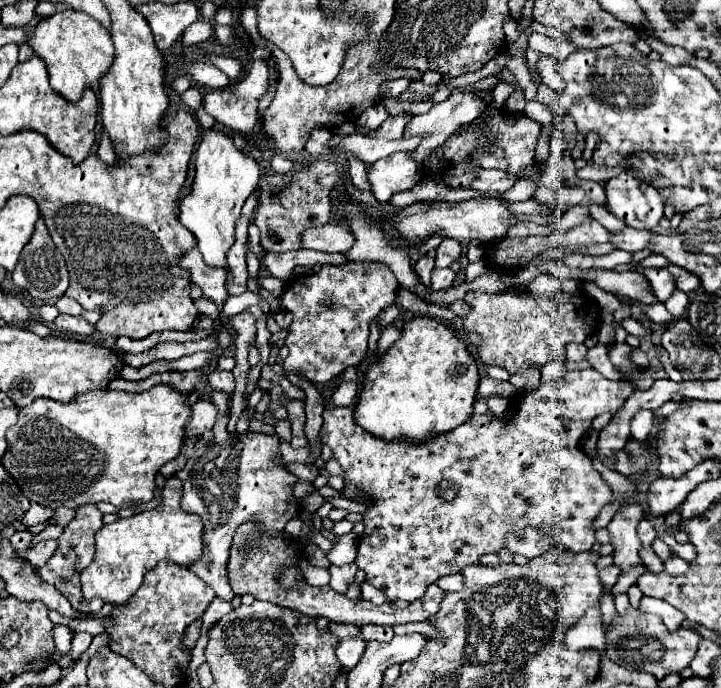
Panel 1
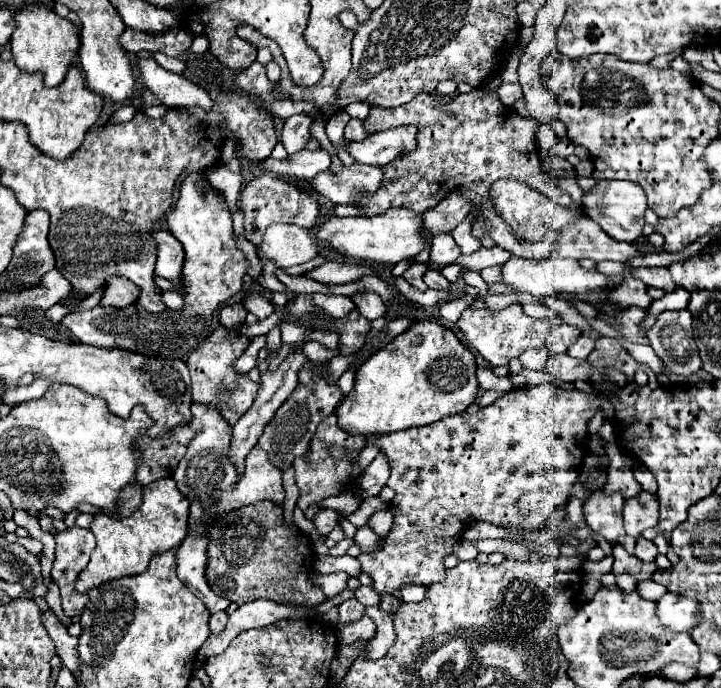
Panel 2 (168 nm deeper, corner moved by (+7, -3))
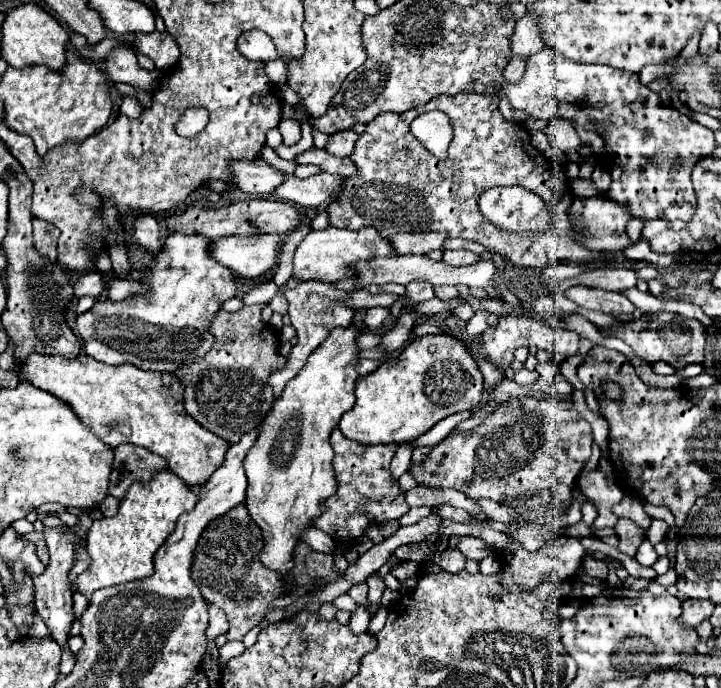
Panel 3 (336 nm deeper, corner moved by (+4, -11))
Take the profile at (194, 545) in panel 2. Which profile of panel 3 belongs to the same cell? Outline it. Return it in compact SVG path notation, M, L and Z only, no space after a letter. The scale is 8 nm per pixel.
M208 607L210 613L210 621L208 621L208 639L214 641L220 633L228 631L228 619L224 615L224 611L220 611L218 607Z

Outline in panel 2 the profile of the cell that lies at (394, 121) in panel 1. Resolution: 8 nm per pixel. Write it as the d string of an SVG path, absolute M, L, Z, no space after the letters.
M349 119L347 127L345 127L345 139L347 141L361 141L365 139L367 133L365 133L365 127L363 127L363 121L359 119Z

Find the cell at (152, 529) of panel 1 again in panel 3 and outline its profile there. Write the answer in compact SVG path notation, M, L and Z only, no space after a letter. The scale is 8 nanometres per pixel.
M172 471L158 473L148 485L134 483L128 489L126 497L120 501L118 515L94 521L88 531L86 545L92 557L92 565L88 567L88 571L84 571L84 575L80 575L80 579L76 579L80 593L86 599L90 599L90 595L96 589L150 577L152 557L156 549L174 531L176 519L182 513L192 511L196 503L198 495L192 489L188 489L186 483Z

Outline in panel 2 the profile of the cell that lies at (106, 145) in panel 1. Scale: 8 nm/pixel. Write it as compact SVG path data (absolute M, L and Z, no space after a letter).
M123 105L123 107L115 113L115 117L111 117L109 121L111 121L111 123L123 123L123 121L131 121L133 115L135 115L135 107L133 107L133 105Z

